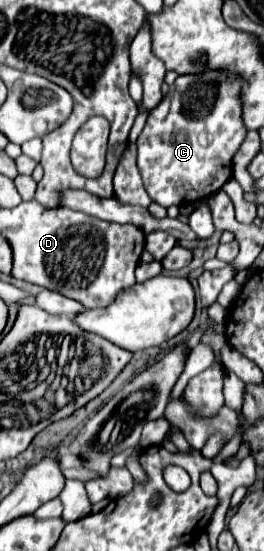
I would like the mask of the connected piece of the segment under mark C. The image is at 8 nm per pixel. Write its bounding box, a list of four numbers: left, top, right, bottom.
[136,72,248,208]

